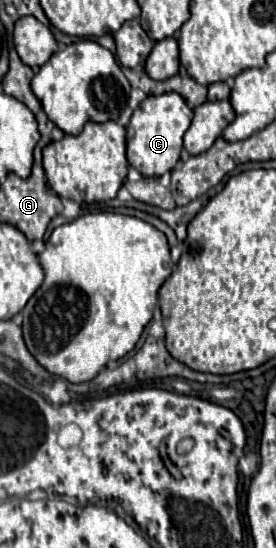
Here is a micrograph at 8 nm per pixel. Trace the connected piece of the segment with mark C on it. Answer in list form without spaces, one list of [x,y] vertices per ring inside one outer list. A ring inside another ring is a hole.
[[[177,92],[147,96],[133,112],[127,126],[127,160],[143,176],[163,176],[173,170],[181,158],[183,136],[191,126],[193,112]]]

